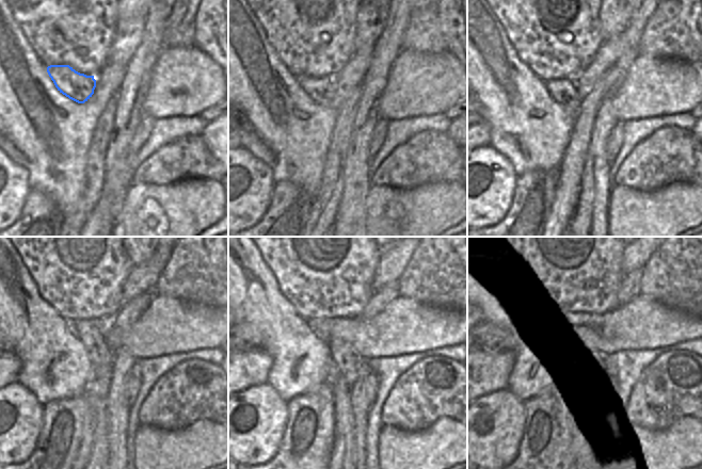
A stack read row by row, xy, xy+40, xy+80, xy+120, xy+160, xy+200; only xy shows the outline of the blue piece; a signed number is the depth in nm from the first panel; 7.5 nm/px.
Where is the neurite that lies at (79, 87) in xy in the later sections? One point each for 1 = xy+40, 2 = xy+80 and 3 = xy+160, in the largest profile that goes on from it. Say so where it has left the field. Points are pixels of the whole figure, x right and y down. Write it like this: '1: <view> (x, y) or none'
1: xy+40 (321, 90)
2: xy+80 (563, 91)
3: xy+160 (346, 360)

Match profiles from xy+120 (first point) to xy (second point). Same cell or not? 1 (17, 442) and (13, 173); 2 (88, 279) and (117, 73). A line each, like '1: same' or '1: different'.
1: same
2: different

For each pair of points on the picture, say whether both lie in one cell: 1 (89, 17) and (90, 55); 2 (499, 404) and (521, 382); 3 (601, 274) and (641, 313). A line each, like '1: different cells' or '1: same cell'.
1: same cell
2: different cells
3: different cells

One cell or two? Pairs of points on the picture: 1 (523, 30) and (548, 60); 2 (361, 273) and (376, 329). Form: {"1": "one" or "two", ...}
{"1": "one", "2": "two"}

